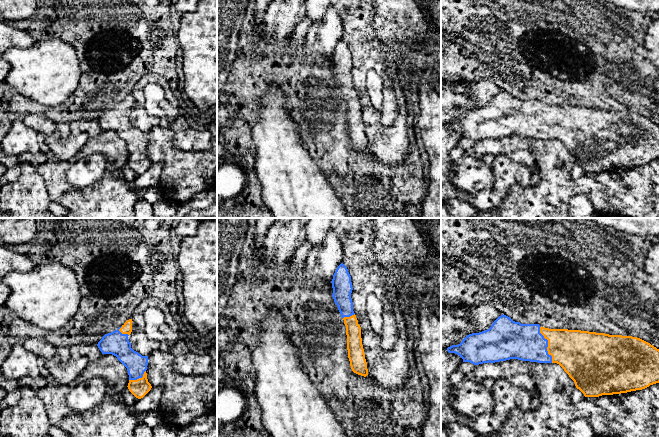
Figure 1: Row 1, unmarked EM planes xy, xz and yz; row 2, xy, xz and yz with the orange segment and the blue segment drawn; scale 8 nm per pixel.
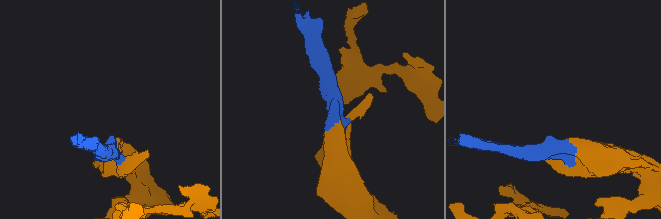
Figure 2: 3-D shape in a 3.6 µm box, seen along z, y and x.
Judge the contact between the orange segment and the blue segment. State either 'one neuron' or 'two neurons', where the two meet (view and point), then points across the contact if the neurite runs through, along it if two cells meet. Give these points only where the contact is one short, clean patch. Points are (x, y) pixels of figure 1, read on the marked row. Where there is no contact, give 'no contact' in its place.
one neuron | yz (548, 344)

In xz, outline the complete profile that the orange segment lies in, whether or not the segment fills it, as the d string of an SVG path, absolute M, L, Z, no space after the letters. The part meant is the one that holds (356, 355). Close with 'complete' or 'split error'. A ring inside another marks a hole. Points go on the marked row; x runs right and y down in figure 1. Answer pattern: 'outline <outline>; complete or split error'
outline M343 263L337 267L331 283L332 297L346 326L347 350L351 369L354 373L366 377L368 369L362 345L361 327L353 311L351 299L353 290L351 276Z; split error

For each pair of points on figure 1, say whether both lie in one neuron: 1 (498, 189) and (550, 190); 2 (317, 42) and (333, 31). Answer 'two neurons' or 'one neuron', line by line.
1: two neurons
2: one neuron

